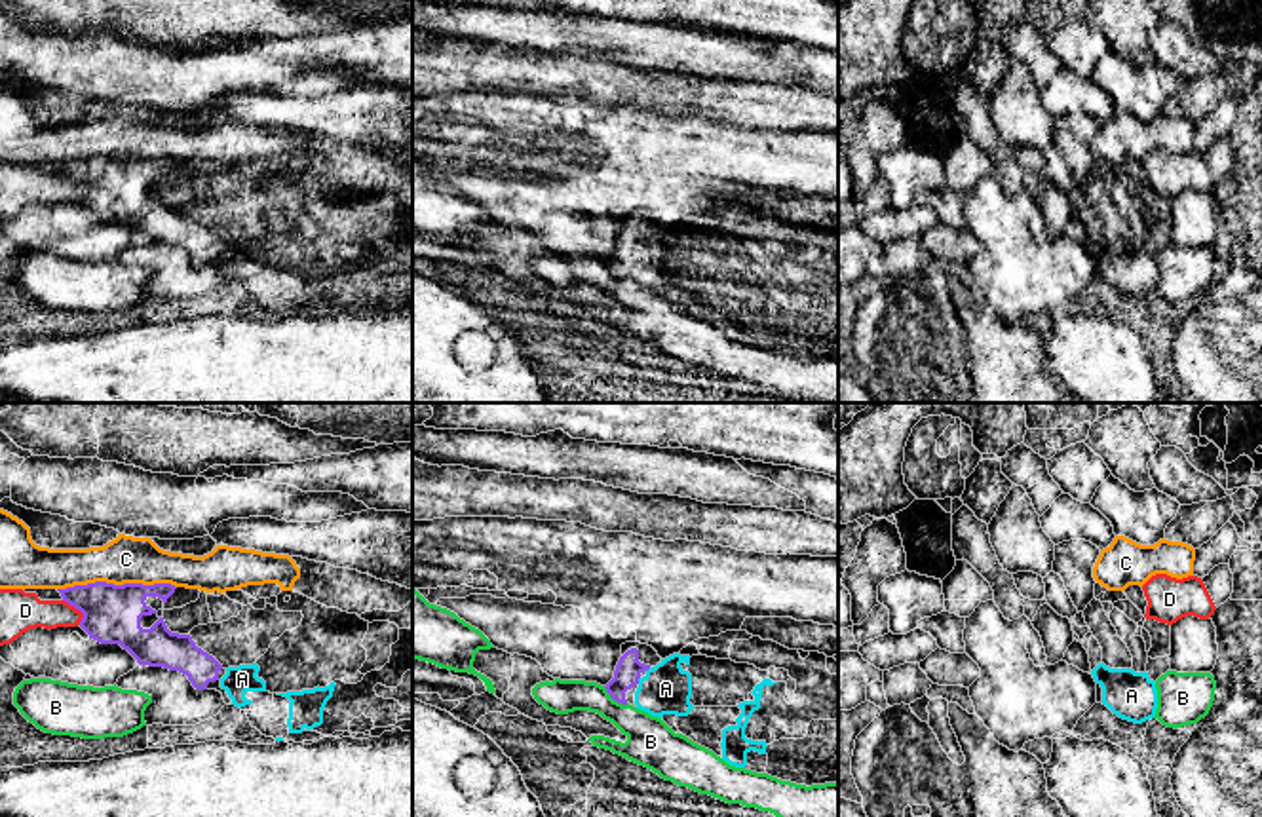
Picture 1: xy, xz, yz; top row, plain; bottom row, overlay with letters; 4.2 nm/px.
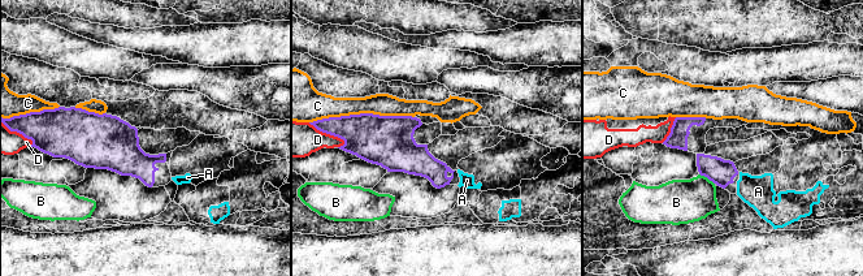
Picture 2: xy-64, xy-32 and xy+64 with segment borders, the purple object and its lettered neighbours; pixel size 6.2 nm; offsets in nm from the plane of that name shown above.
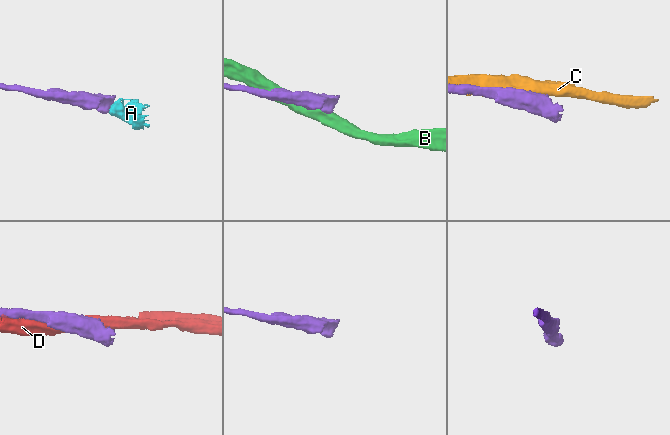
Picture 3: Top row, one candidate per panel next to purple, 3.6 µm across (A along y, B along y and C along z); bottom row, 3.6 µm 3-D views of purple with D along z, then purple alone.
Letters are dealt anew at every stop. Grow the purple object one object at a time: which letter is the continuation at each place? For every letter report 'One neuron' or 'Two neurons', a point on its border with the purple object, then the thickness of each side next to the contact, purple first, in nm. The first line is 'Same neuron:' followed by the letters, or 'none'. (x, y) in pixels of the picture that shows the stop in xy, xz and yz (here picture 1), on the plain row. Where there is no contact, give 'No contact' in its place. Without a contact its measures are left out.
Same neuron: A
A: One neuron. Touches purple at xz (637, 255). Thickness 110 nm (purple) against 200 nm
B: Two neurons. Touches purple at xz (614, 274). Thickness 110 nm (purple) against 200 nm
C: Two neurons. Touches purple at xy (116, 160). Thickness 240 nm (purple) against 200 nm
D: Two neurons. Touches purple at xy (78, 183). Thickness 240 nm (purple) against 170 nm

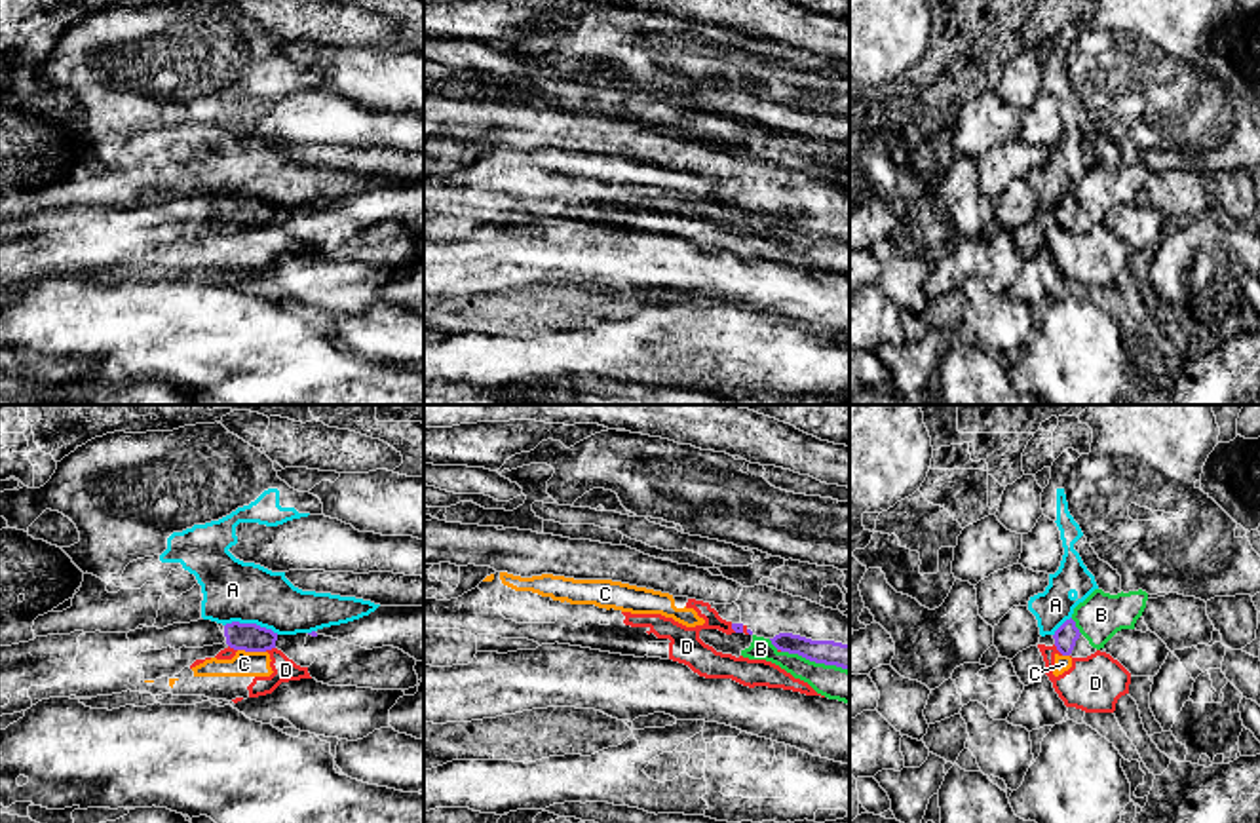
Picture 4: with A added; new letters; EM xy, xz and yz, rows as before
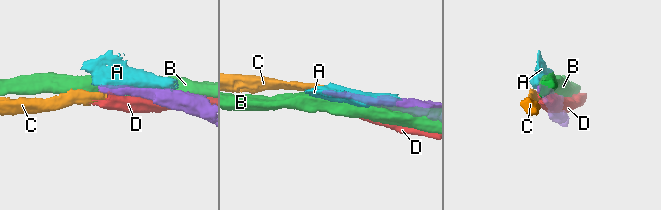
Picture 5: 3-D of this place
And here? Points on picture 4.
Same neuron: none
A: Two neurons. Touches purple at xy (251, 198). Thickness 120 nm (purple) against 260 nm
B: Two neurons. Touches purple at xz (816, 236). Thickness 110 nm (purple) against 140 nm
C: Two neurons. Touches purple at xy (251, 225). Thickness 120 nm (purple) against 110 nm
D: Two neurons. Touches purple at yz (1059, 225). Thickness 100 nm (purple) against 240 nm

